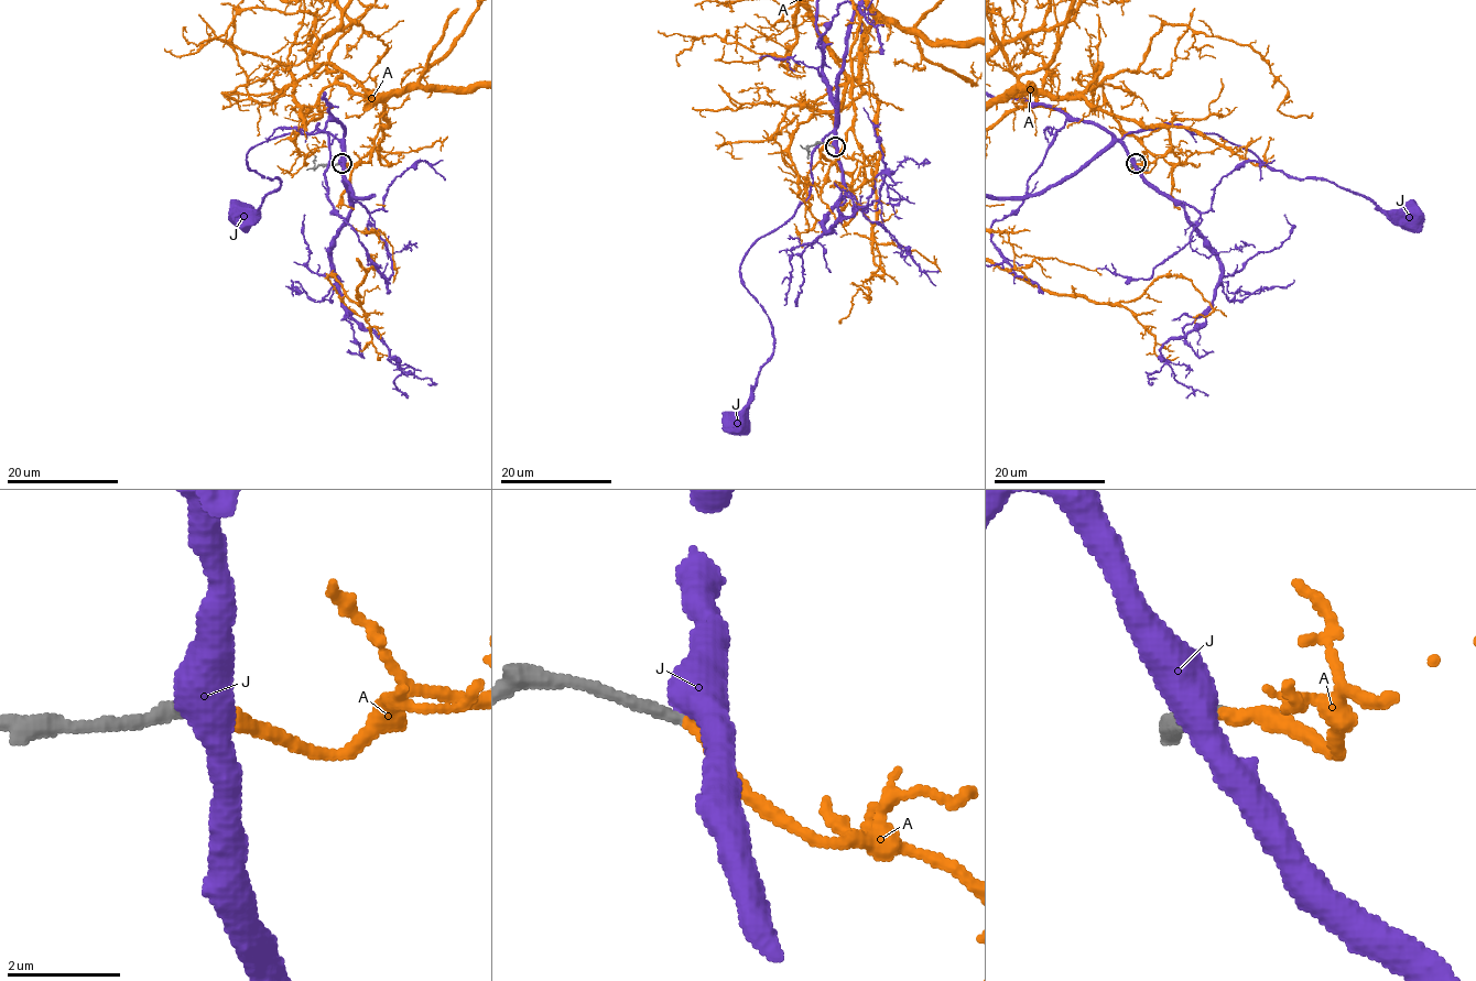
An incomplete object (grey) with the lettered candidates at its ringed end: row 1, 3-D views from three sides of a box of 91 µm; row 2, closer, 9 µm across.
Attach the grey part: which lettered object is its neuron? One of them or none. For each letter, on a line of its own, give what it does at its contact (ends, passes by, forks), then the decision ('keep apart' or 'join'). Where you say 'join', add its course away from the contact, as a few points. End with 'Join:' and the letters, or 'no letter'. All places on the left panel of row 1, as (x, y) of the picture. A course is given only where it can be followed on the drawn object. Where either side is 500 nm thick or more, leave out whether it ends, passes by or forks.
A: it ends; join
J: keep apart
Join: A

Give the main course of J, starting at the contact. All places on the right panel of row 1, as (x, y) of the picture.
J: (1135, 163), (1122, 139), (1164, 123), (1216, 134), (1294, 177), (1326, 178), (1386, 210), (1412, 217)

